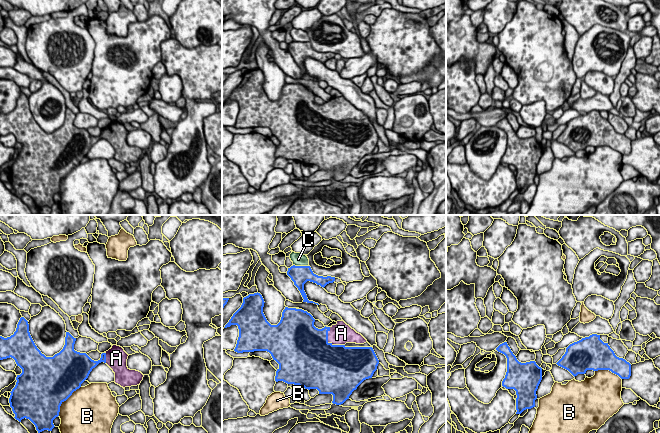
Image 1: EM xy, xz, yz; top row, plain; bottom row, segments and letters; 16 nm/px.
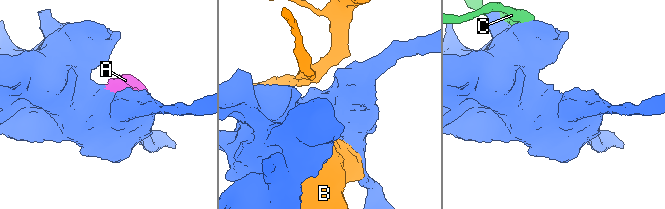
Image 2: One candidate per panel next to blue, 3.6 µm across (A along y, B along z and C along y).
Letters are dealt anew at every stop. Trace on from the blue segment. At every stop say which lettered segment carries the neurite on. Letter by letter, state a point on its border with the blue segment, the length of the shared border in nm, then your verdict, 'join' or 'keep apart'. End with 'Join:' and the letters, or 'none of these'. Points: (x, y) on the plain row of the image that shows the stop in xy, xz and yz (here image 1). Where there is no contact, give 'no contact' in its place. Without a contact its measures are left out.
A: meets blue in xz at (329, 119); contact 400 nm long; join
B: meets blue in xy at (65, 176); contact 600 nm long; keep apart
C: meets blue in xz at (301, 42); contact 260 nm long; keep apart
Join: A

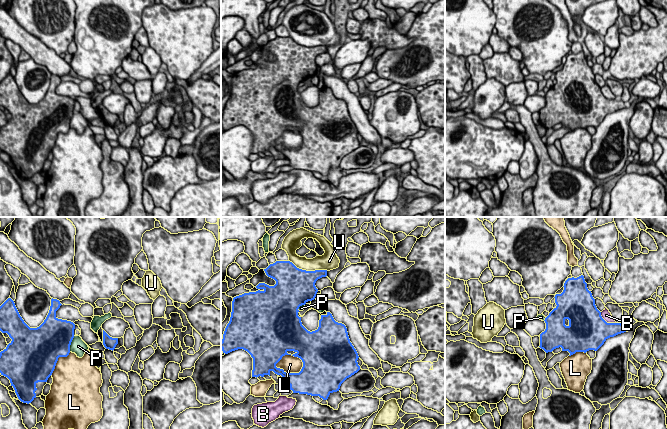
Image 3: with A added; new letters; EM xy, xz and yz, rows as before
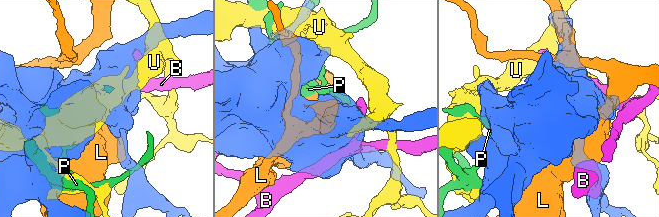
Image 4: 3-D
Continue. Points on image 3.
B: meets blue in yz at (605, 97); contact 320 nm long; keep apart
L: meets blue in xz at (288, 130); contact 460 nm long; keep apart
P: meets blue in xy at (70, 120); contact 260 nm long; keep apart
U: meets blue in xz at (308, 47); contact 650 nm long; keep apart
Join: none of these

